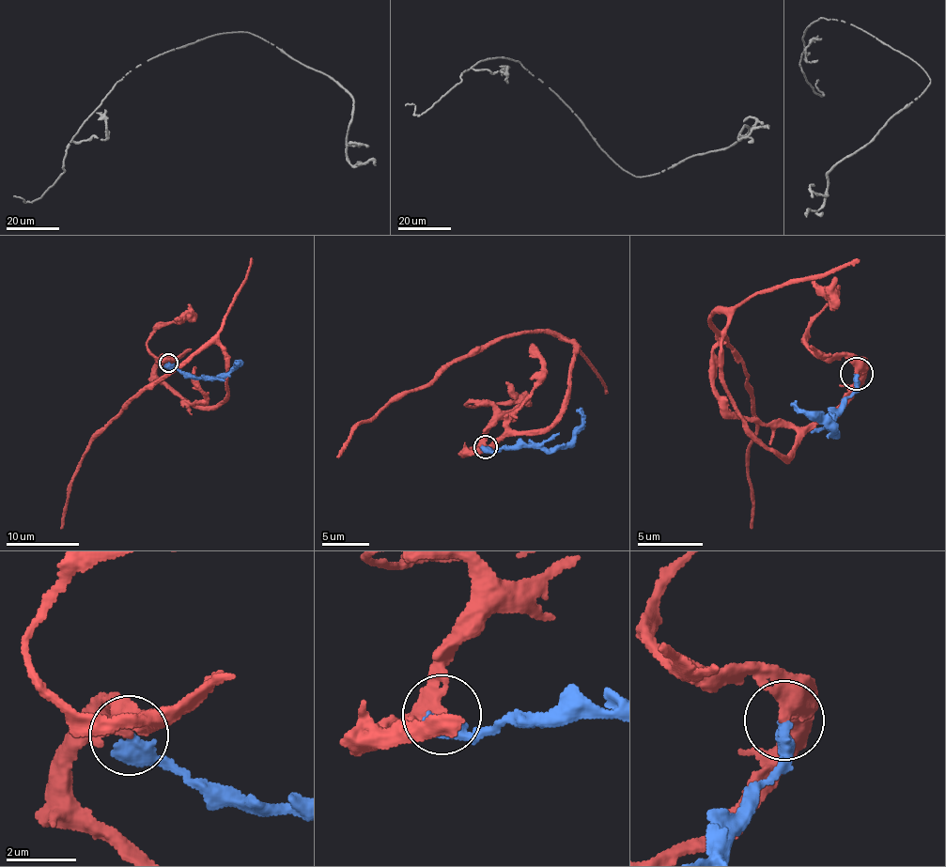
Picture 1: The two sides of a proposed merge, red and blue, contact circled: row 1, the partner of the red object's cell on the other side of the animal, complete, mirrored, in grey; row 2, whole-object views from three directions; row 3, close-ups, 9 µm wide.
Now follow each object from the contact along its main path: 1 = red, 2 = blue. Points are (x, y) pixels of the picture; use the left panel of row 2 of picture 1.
1: (167, 363), (157, 375), (193, 405), (223, 400), (225, 353), (208, 344), (91, 441), (61, 529)
2: (167, 363), (193, 376), (224, 376), (240, 365), (236, 363)

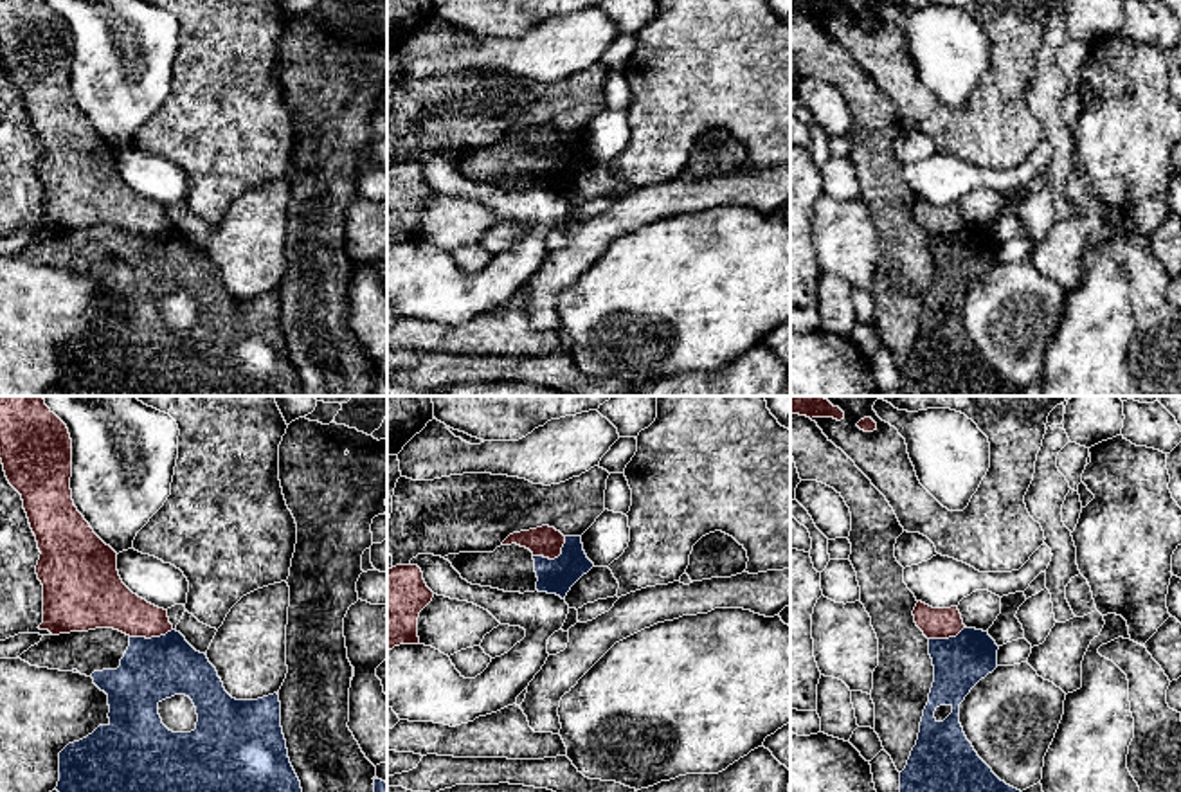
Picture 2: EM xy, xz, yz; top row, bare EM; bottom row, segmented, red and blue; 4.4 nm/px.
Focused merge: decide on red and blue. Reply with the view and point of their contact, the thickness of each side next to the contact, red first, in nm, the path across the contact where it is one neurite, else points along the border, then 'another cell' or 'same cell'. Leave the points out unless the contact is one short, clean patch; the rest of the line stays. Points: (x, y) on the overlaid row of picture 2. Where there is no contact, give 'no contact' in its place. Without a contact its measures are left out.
contact xz (555, 557); calibres 140 and 160 nm; border xz (566, 537), (557, 557), (533, 557); another cell

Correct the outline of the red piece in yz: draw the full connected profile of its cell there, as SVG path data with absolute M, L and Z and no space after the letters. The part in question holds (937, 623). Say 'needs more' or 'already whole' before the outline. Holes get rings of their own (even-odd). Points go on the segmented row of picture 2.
already whole | M918 601L913 616L916 626L924 632L927 639L956 637L965 628L958 607L933 608Z

